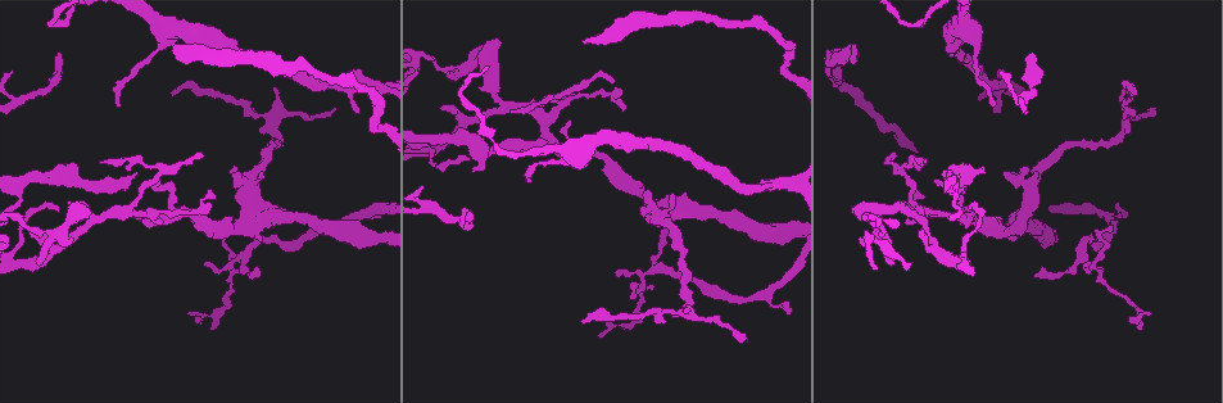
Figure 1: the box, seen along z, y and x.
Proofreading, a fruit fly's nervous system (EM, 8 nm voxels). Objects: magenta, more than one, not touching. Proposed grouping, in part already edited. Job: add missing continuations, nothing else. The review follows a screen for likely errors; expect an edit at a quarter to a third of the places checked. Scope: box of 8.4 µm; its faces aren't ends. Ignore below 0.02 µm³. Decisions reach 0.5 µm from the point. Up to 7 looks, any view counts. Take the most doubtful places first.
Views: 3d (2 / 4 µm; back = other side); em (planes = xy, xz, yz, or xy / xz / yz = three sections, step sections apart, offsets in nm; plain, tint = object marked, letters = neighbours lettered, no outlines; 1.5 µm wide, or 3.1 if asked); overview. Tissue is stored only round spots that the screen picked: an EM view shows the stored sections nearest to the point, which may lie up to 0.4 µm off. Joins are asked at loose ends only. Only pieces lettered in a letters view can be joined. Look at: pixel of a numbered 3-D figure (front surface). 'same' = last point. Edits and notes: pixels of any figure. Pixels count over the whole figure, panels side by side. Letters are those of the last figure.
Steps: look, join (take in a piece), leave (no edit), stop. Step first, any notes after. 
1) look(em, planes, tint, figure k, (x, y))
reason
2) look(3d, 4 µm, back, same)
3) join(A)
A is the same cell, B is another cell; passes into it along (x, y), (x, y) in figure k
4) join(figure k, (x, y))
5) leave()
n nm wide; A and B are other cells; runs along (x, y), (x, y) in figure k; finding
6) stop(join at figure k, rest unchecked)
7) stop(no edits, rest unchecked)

look(em, xz, step 8, tint, figure 1, (854, 47))
free end

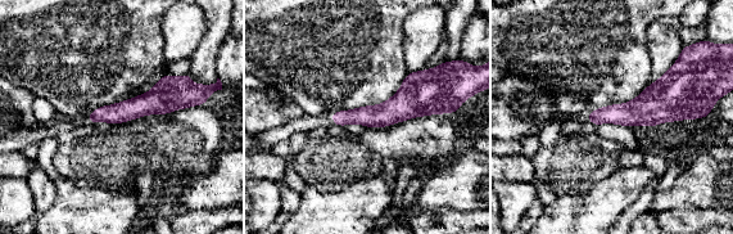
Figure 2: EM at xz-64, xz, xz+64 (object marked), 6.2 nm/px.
look(em, planes, letters, same)

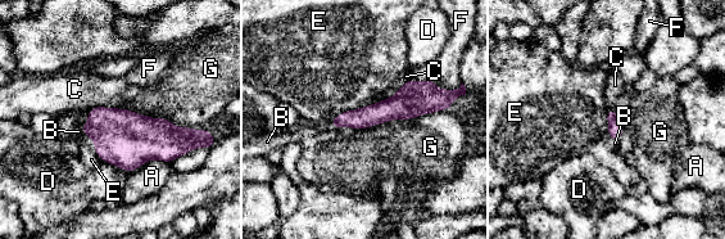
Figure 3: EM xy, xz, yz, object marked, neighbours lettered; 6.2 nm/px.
join(B)
140 nm wide; B is the same cell, A, C, D, E, F and G are other cells; passes into it along (368, 116), (331, 125), (303, 129) in figure 3; it goes on there

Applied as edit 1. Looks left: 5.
look(3d, 2 µm, figure 1, (499, 40))
free end

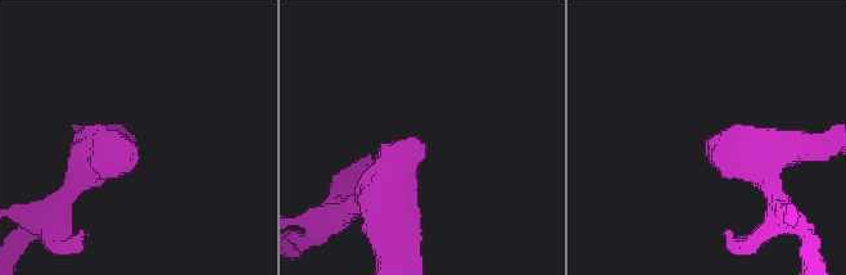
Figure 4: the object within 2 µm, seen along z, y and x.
look(em, yz, step 8, letters, figure 4, (411, 147))
arms of 200, 220 nm; need the tissue

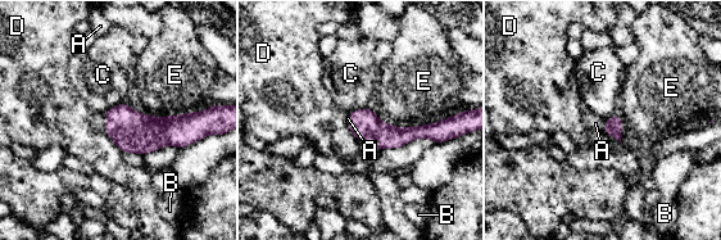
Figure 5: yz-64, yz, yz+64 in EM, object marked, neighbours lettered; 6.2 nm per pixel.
join(A)
A is the same cell, B, C, D and E are other cells; passes into it along (613, 126), (604, 126), (595, 123) in figure 5; the neuron continues

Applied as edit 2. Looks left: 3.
look(3d, 2 µm, figure 1, (1035, 275))
branch stops here

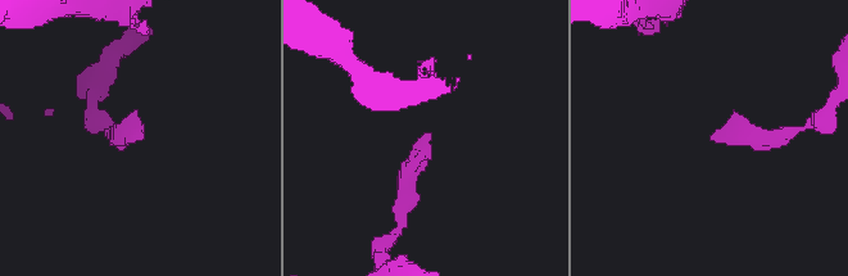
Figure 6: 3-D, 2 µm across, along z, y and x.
look(em, yz, step 4, letters, figure 6, (431, 134))

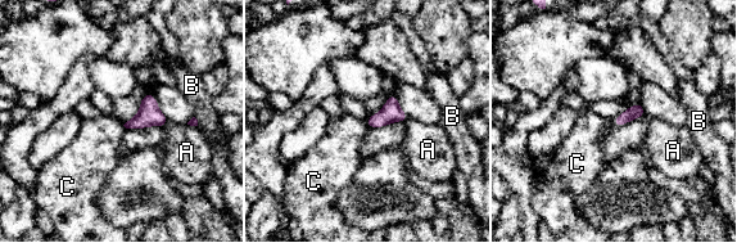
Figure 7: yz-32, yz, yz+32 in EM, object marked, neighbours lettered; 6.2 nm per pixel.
leave()
A, B and C are other cells; border along (365, 120), (370, 127) in figure 7; none of them fits

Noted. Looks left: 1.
stop(join at figure 3, join at figure 5, rest unchecked)

